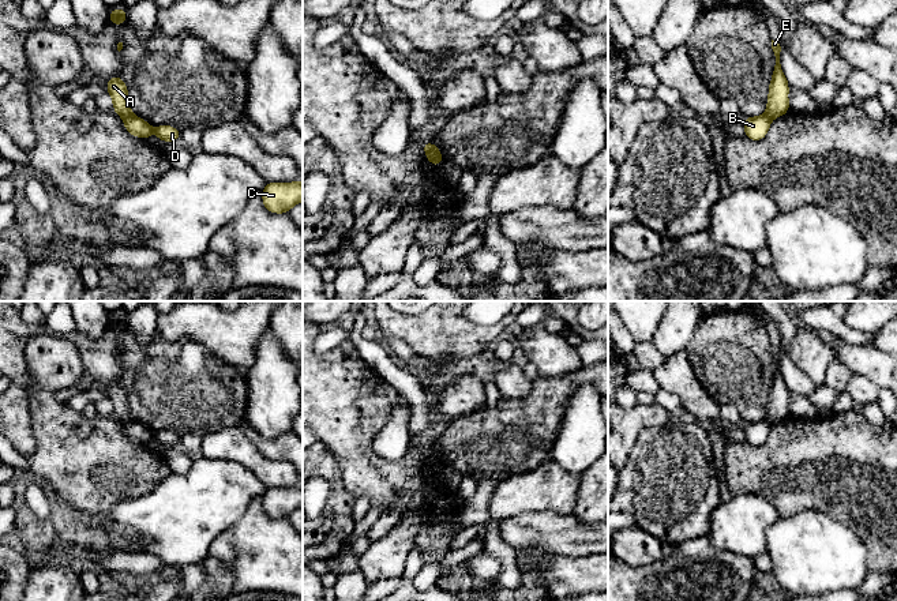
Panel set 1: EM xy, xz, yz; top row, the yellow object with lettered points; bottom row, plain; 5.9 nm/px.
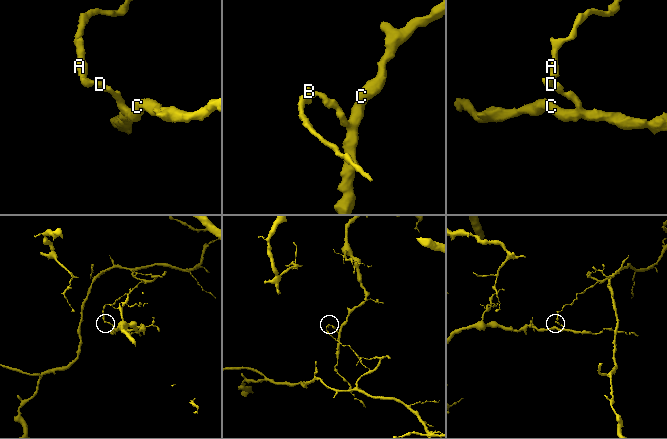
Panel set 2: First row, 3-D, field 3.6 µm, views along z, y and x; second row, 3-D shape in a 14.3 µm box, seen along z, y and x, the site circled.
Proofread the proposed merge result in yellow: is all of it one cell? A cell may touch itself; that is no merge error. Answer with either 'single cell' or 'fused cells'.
fused cells

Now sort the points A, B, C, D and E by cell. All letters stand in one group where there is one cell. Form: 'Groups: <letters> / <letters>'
Groups: A E / B C D

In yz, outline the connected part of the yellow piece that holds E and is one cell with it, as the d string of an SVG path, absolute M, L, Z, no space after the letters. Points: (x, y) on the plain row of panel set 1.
M772 345L772 354L776 361L776 371L774 371L773 383L769 391L767 414L765 418L769 424L774 424L789 417L789 410L788 410L789 390L785 384L785 380L780 369L781 352L777 346Z

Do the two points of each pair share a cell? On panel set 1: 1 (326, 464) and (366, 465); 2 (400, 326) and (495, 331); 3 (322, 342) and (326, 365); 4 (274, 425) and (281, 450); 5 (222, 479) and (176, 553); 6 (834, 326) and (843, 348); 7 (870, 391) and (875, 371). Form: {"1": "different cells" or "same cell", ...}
{"1": "different cells", "2": "same cell", "3": "different cells", "4": "different cells", "5": "same cell", "6": "different cells", "7": "different cells"}

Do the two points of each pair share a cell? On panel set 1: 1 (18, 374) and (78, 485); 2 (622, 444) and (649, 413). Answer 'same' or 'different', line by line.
1: different
2: same

